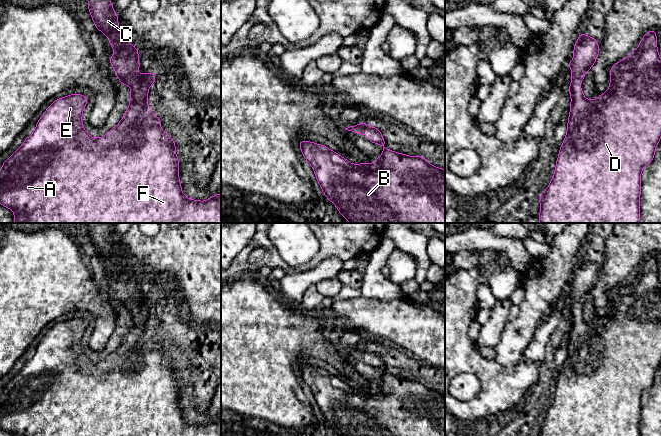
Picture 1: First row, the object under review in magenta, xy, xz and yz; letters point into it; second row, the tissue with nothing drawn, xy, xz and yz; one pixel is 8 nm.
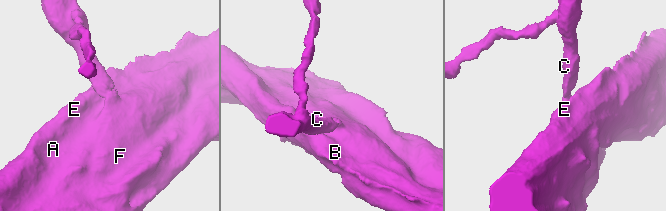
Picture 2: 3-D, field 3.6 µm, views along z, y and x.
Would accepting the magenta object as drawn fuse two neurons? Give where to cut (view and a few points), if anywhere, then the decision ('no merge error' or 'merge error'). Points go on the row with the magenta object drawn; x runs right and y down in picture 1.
no cut; no merge error

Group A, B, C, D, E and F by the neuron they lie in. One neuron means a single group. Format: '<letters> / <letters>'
A B C D E F

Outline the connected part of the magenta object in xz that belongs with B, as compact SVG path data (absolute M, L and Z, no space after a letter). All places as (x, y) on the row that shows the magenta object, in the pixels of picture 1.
M361 122L345 130L364 134L368 141L383 147L381 156L371 164L355 165L322 144L298 141L301 152L314 170L323 194L350 223L445 223L445 170L433 166L422 157L413 157L386 149L380 129Z

